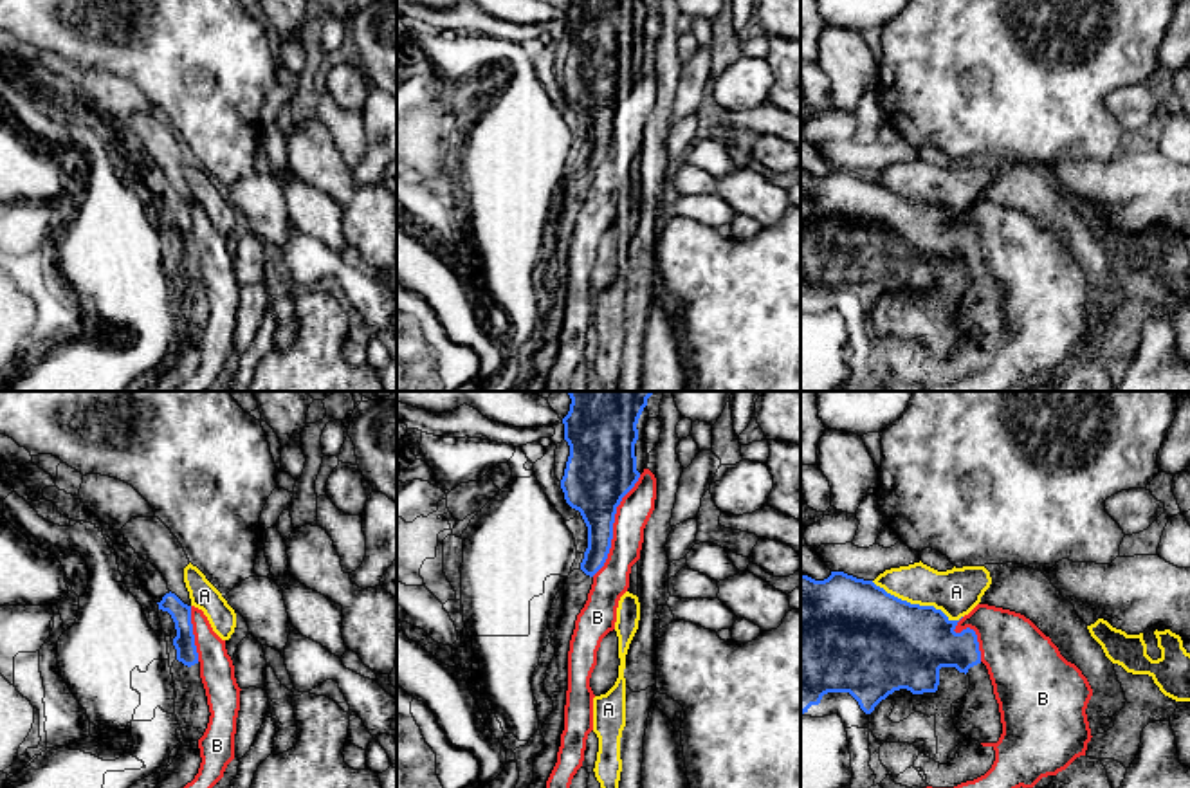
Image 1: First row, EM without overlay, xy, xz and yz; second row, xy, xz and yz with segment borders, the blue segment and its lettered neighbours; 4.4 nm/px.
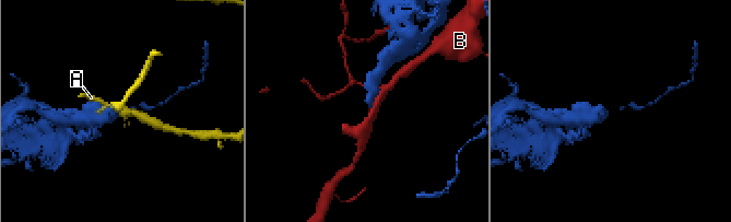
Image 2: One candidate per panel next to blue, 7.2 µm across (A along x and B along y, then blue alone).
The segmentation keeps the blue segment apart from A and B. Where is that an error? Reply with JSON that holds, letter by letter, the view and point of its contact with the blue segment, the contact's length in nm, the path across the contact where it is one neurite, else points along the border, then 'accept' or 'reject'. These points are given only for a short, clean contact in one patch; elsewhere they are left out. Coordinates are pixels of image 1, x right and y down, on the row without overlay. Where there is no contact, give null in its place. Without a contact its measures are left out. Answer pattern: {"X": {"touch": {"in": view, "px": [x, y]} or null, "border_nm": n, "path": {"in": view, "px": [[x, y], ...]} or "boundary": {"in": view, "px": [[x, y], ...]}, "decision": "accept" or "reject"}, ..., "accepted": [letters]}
{"A": {"touch": {"in": "yz", "px": [916, 201]}, "border_nm": 440, "decision": "reject"}, "B": {"touch": {"in": "xz", "px": [612, 121]}, "border_nm": 500, "decision": "reject"}, "accepted": []}

